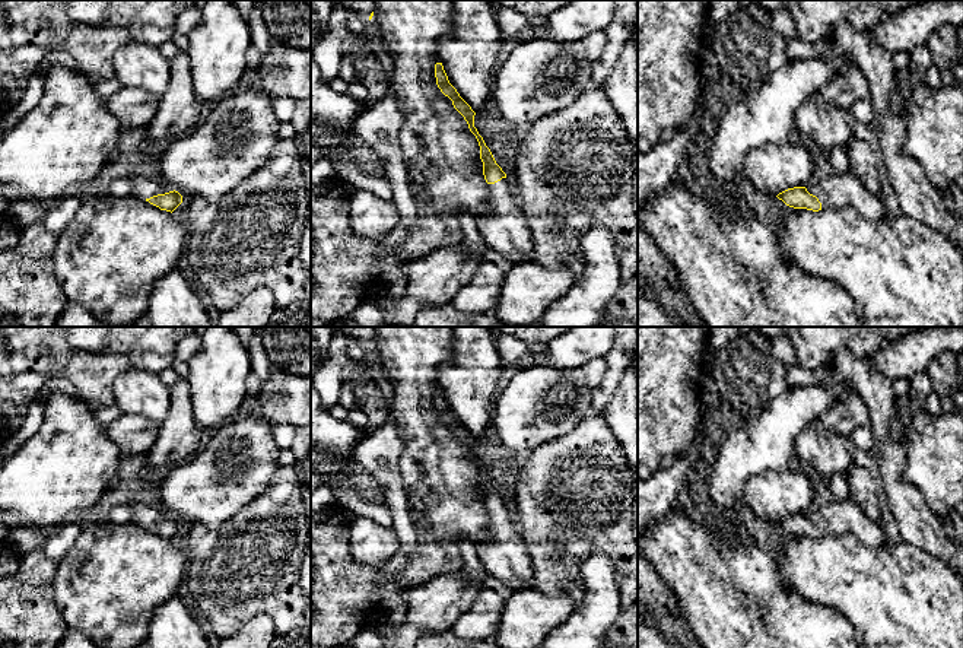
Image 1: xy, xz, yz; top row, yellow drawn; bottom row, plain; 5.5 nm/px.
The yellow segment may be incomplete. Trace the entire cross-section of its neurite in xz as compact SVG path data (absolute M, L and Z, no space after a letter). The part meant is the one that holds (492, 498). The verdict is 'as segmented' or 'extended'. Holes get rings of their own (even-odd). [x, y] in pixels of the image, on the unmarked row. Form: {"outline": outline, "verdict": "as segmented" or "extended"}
{"outline": "M442 390L435 391L436 412L452 428L454 435L464 444L470 458L480 473L483 502L489 511L489 531L492 539L477 546L480 562L487 574L502 581L511 591L534 588L533 566L525 541L514 520L511 505L496 490L490 476L474 454L476 439L449 410Z", "verdict": "extended"}

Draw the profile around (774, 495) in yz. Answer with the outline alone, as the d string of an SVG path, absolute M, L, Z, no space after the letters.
M795 466L749 479L744 499L746 506L759 518L778 522L788 515L807 514L816 492L814 482Z

